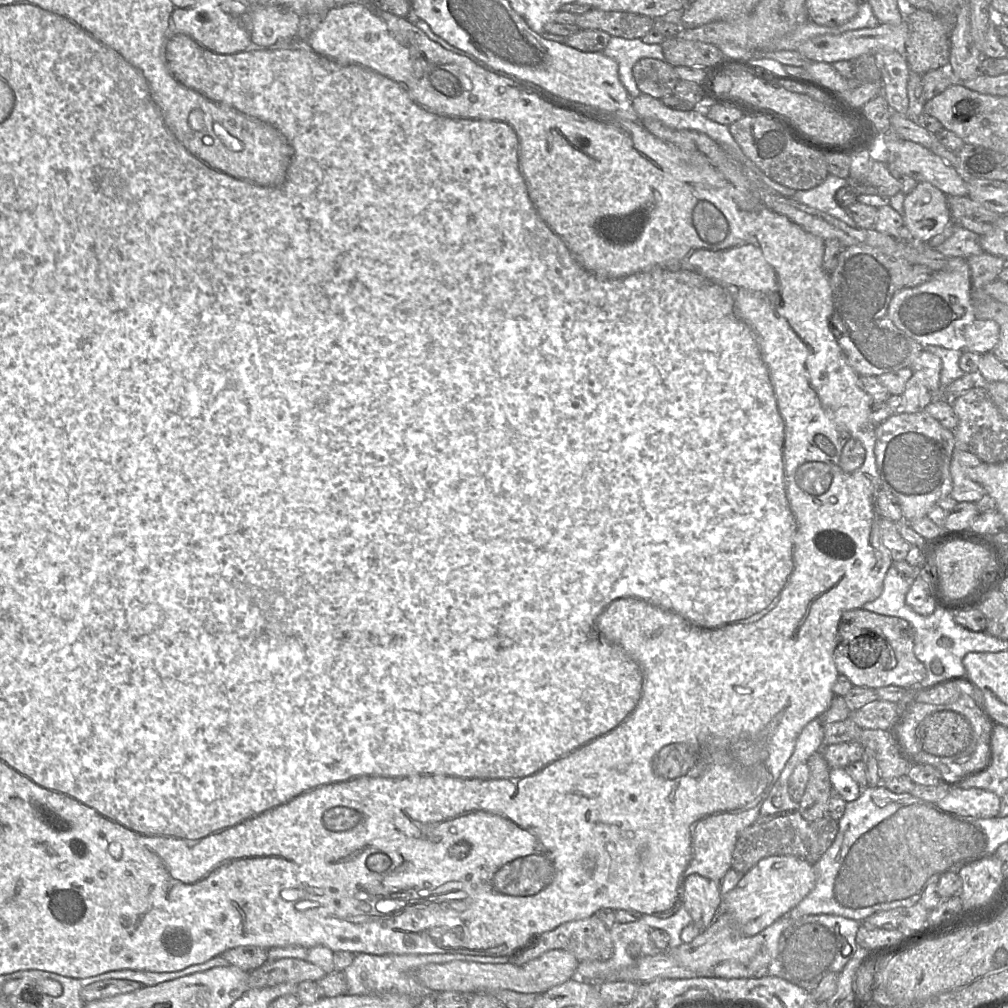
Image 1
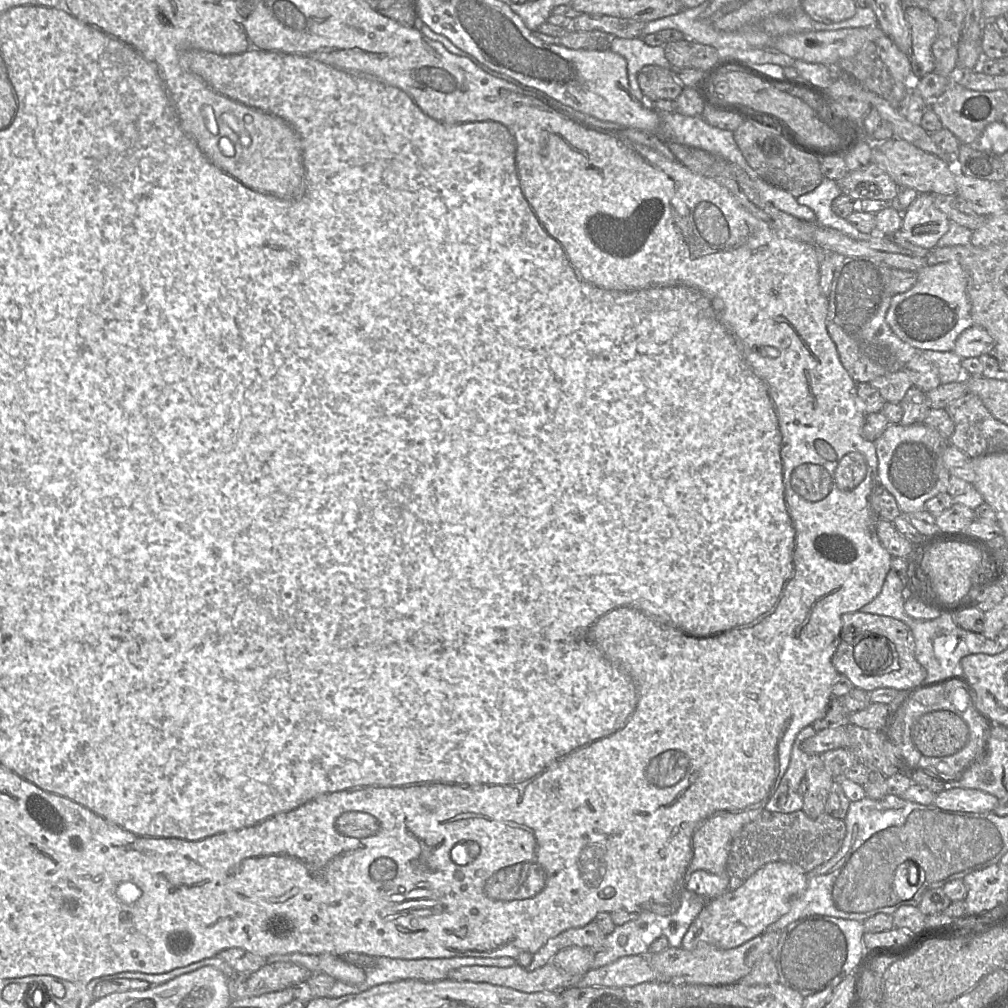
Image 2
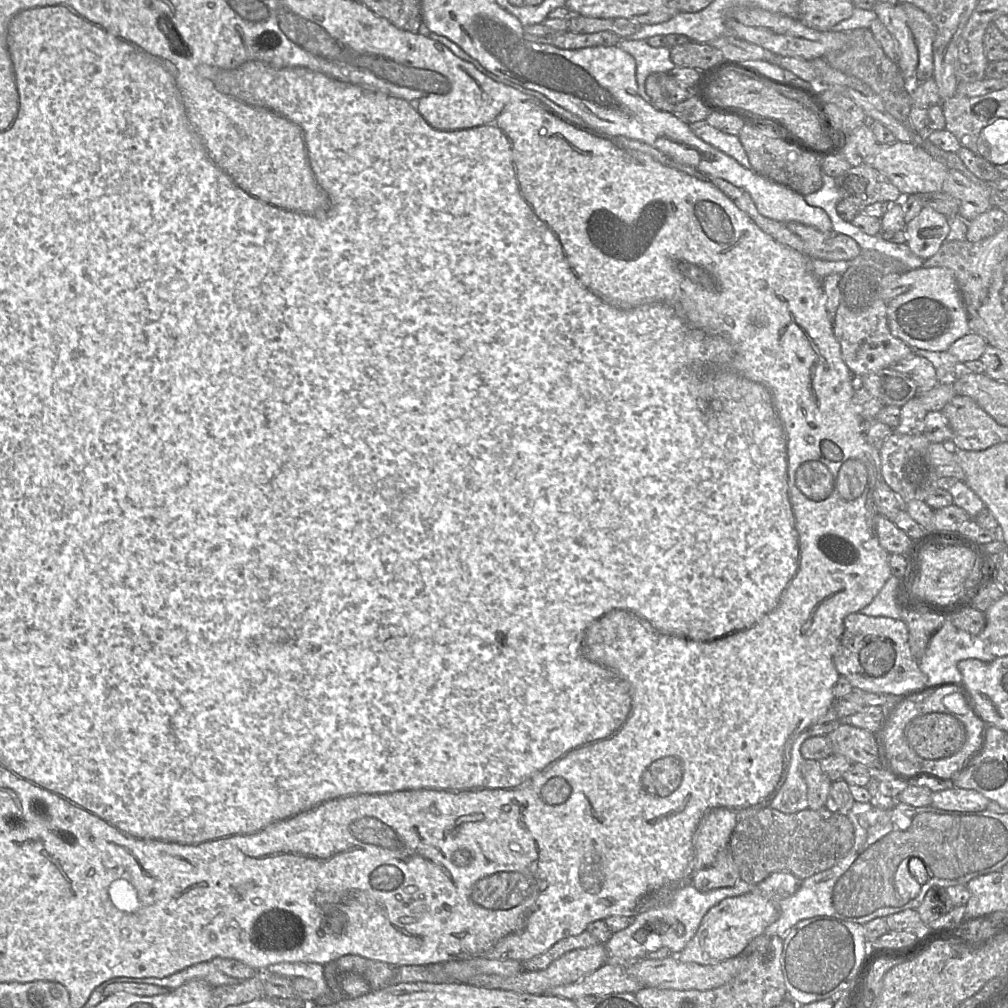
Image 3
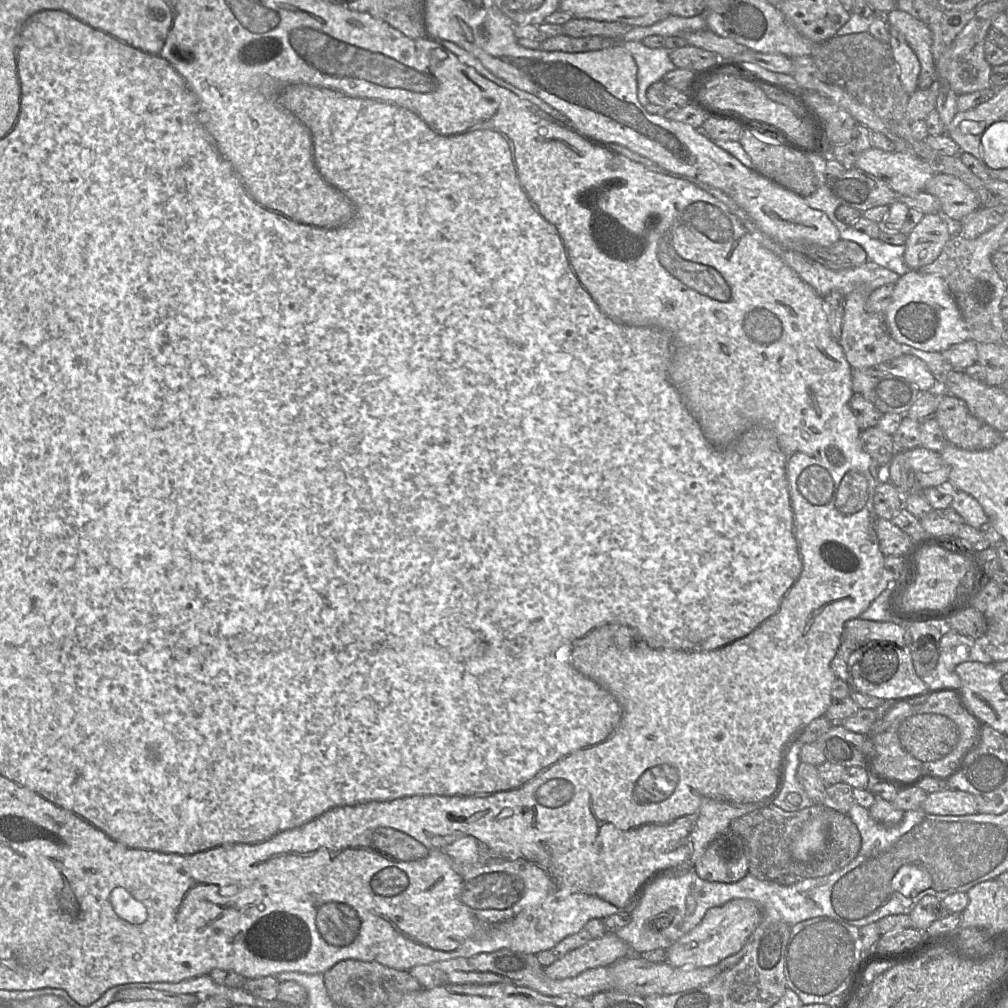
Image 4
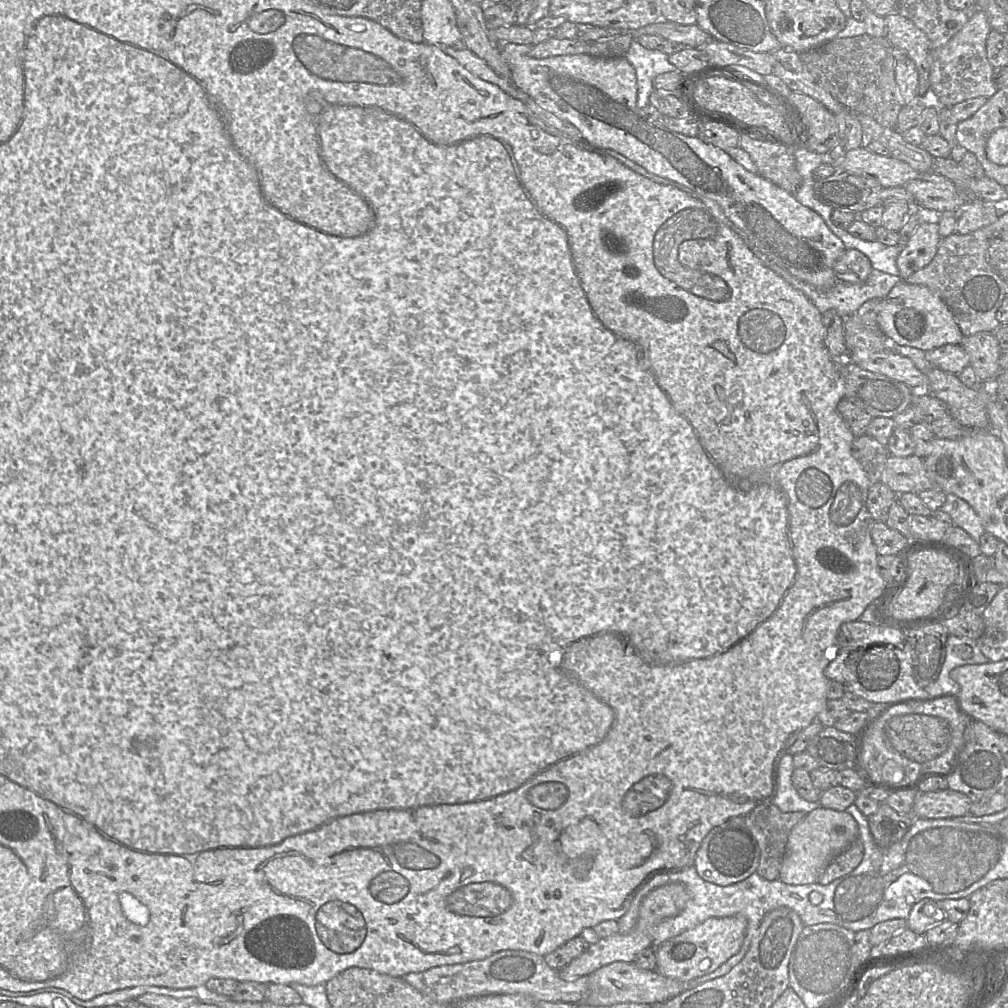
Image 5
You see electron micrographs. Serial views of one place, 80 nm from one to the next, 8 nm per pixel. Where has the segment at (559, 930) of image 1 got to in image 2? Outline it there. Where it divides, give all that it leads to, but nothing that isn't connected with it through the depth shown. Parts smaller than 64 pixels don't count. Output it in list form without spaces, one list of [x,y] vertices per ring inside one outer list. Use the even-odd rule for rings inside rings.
[[[594,920],[582,928],[568,929],[549,939],[543,947],[532,955],[530,963],[522,968],[527,971],[541,968],[560,950],[568,947],[588,948],[597,953],[604,948],[606,936]]]

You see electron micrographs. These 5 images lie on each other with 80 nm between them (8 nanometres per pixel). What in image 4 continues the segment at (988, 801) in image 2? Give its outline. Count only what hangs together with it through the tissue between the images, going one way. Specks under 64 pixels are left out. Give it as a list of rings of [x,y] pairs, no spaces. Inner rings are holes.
[[[951,788],[929,793],[920,809],[929,814],[942,816],[978,813],[977,801],[971,793]]]

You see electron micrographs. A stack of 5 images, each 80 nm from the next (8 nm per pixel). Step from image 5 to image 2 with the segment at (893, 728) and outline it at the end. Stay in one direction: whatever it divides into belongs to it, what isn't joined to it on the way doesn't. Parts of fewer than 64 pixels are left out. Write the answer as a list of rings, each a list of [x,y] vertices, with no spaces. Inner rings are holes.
[[[937,710],[922,715],[914,723],[911,739],[923,756],[951,756],[967,744],[969,728],[957,714]]]

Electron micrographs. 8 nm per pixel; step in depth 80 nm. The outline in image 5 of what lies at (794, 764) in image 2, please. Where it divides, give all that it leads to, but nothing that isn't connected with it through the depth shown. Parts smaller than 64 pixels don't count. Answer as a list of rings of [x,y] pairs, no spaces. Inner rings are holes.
[[[785,753],[778,763],[776,778],[776,793],[771,802],[782,812],[804,811],[809,813],[821,806],[820,802],[810,802],[803,799],[792,784],[794,771],[793,755]]]

